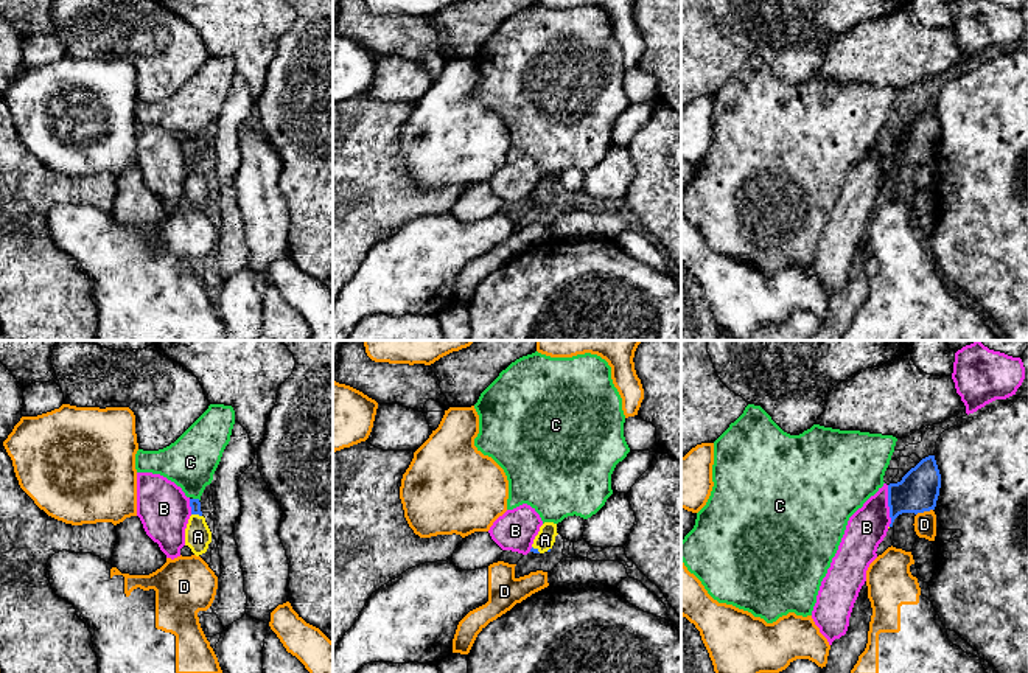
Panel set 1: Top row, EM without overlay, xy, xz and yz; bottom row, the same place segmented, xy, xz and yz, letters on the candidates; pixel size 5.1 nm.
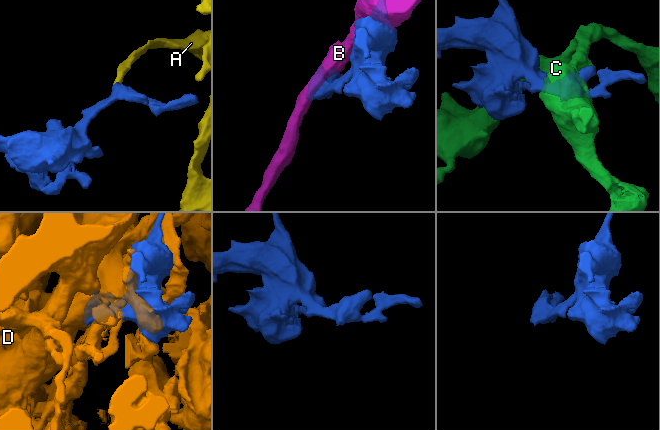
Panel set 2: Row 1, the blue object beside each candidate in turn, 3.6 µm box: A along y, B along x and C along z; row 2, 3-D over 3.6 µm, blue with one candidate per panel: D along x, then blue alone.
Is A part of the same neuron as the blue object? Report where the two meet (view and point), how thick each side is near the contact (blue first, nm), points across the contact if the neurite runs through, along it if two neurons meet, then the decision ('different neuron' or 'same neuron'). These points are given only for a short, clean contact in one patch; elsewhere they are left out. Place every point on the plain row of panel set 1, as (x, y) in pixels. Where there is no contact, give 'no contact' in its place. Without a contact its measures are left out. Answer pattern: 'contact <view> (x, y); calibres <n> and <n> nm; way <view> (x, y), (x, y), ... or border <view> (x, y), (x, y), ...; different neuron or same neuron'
contact xy (196, 165); calibres 60 and 140 nm; way xy (195, 156), (196, 165), (198, 188); same neuron

